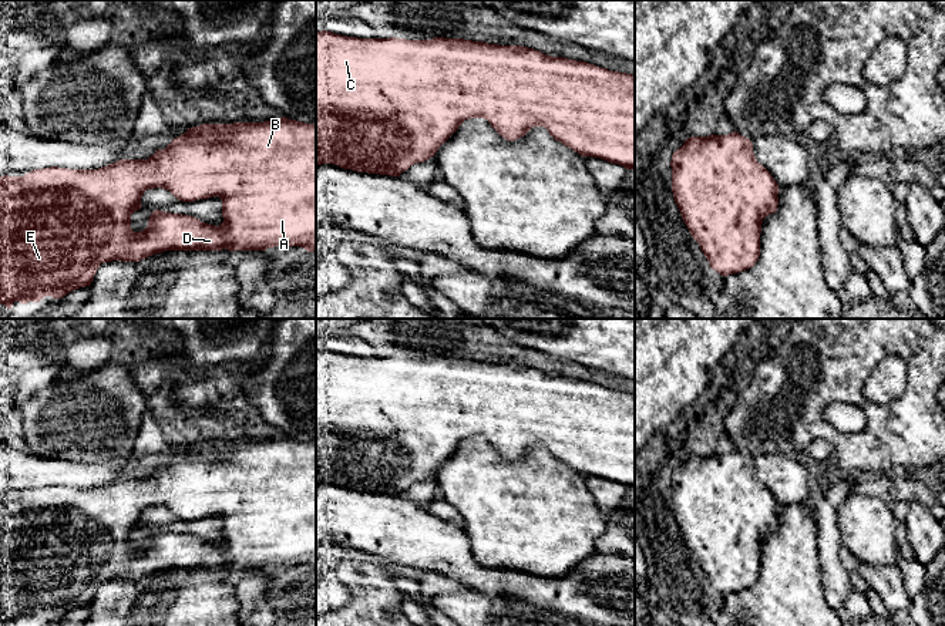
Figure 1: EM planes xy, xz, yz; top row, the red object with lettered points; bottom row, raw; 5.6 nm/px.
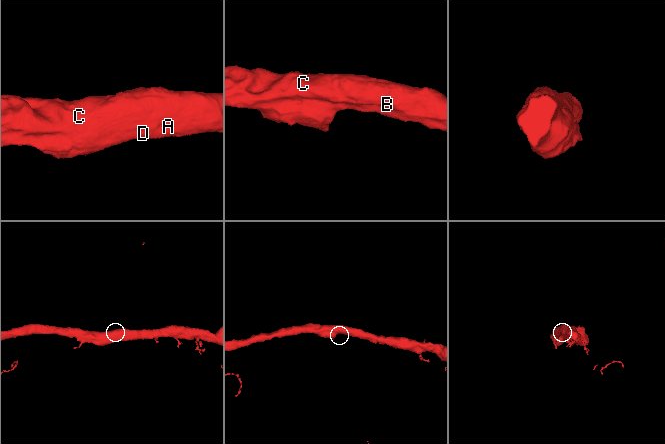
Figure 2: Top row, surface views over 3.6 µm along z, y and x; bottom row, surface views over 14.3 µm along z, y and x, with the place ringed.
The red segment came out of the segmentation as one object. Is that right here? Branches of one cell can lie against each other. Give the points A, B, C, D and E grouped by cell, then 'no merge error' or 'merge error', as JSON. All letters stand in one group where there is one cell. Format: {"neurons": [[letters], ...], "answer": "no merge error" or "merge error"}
{"neurons": [["A", "B", "C", "D", "E"]], "answer": "no merge error"}

